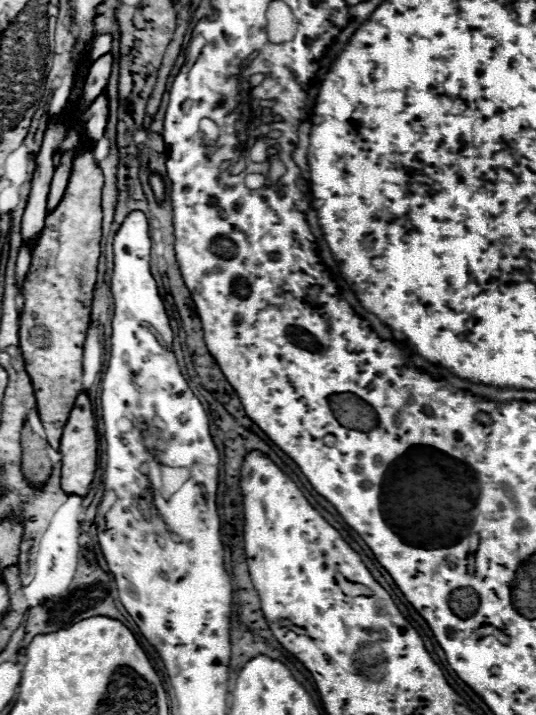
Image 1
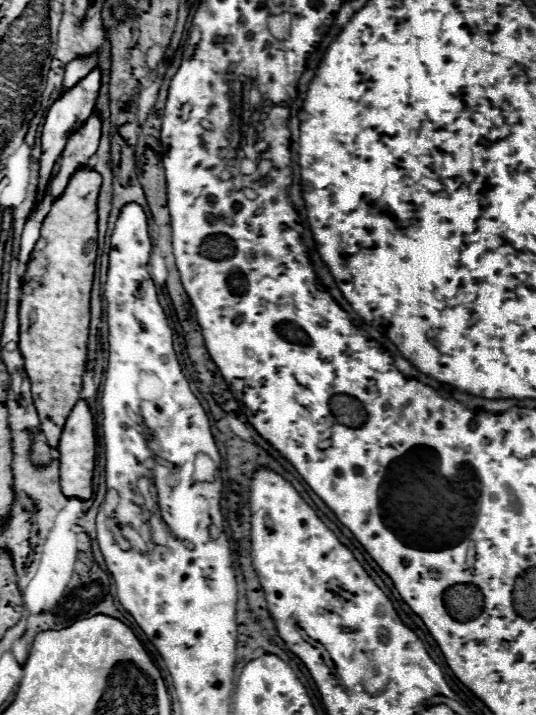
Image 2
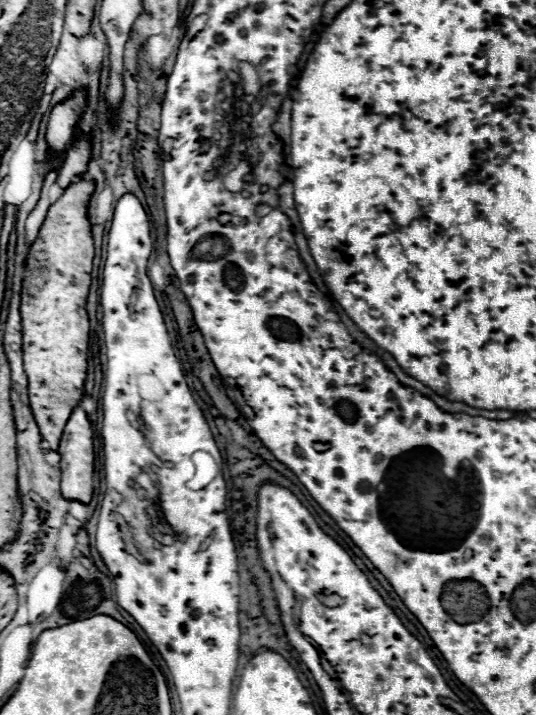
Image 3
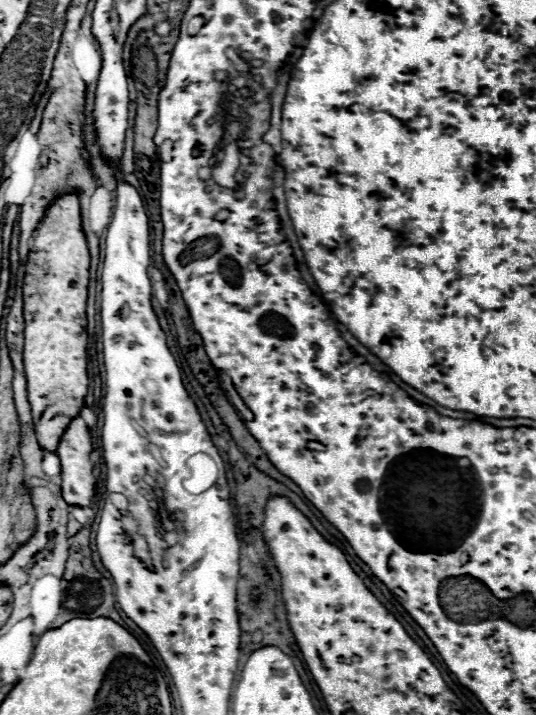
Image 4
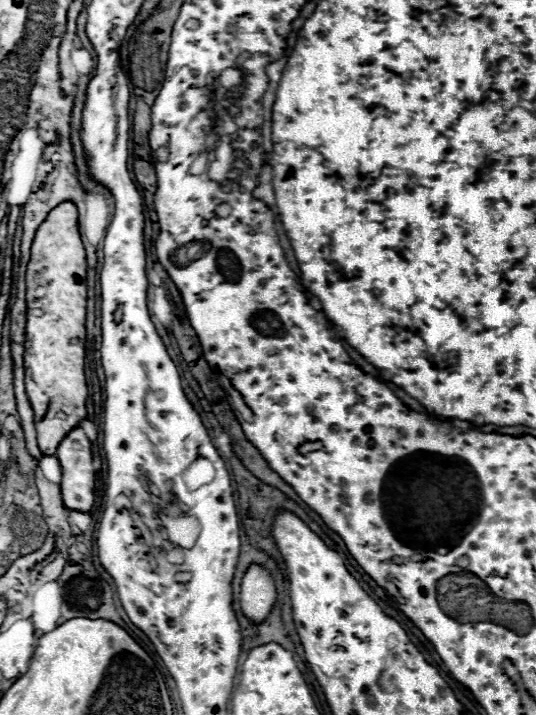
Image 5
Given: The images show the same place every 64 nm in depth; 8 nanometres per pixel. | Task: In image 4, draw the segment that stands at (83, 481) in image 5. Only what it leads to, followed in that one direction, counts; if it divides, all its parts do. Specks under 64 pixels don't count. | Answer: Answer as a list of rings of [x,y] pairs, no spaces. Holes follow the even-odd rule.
[[[74,418],[66,428],[58,450],[62,464],[62,496],[70,506],[90,506],[94,498],[94,476],[92,476],[92,438],[82,422]]]

